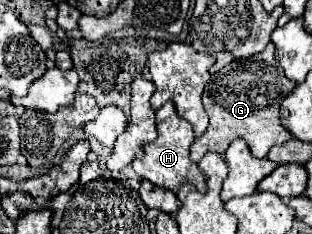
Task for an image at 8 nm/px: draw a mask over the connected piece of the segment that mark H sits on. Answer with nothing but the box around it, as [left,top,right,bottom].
[133,104,205,194]

